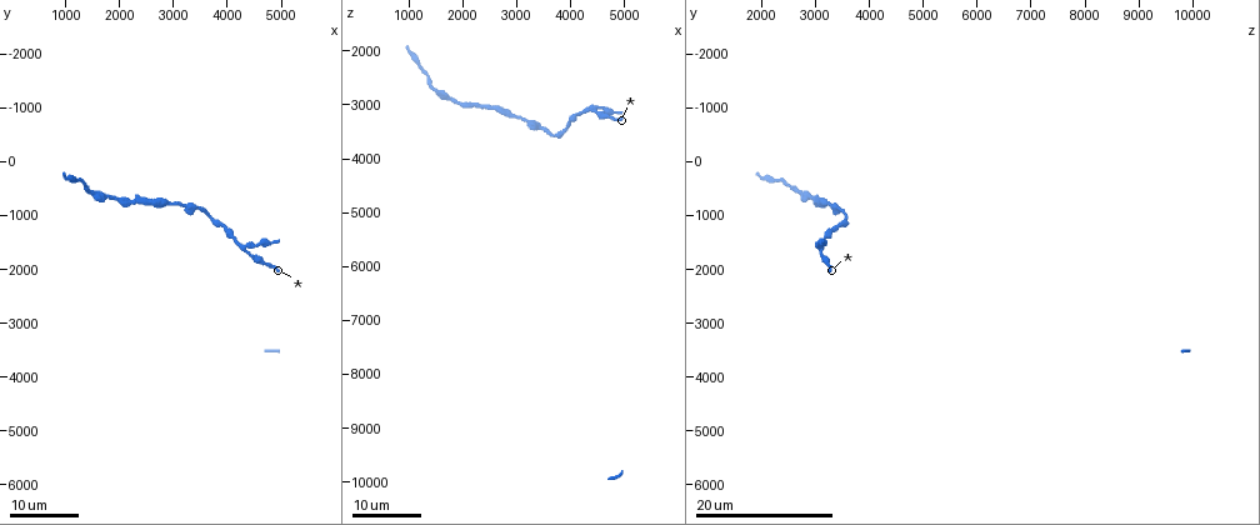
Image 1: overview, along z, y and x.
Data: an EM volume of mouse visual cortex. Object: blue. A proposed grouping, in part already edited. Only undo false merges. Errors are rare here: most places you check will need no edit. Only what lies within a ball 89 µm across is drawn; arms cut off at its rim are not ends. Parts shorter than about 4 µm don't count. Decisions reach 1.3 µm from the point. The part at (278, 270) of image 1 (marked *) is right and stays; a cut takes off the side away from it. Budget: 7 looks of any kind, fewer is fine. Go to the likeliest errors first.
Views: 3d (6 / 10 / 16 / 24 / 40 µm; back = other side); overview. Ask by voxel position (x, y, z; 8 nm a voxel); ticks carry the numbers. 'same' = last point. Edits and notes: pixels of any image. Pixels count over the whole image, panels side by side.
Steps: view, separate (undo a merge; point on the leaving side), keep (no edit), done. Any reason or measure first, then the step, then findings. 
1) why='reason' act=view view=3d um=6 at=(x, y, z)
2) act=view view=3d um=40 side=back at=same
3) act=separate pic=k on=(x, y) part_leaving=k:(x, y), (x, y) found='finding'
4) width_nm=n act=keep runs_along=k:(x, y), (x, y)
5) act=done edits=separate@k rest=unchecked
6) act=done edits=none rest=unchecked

act=view view=3d um=16 at=(4350, 1550, 3050)

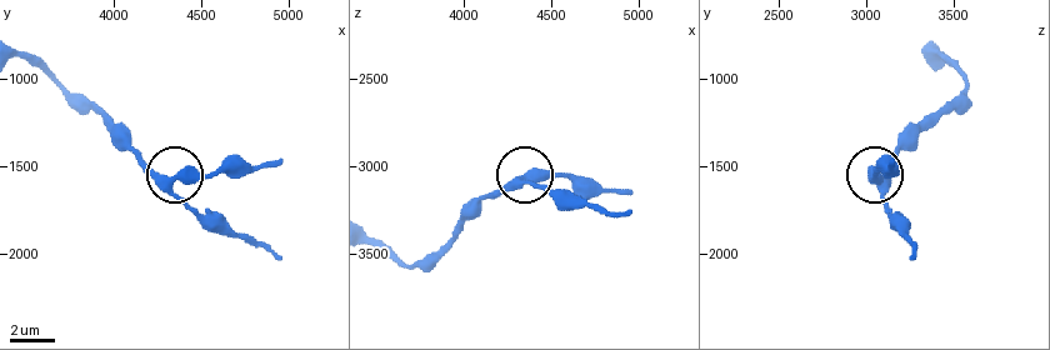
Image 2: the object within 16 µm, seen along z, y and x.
act=view view=3d um=10 at=same

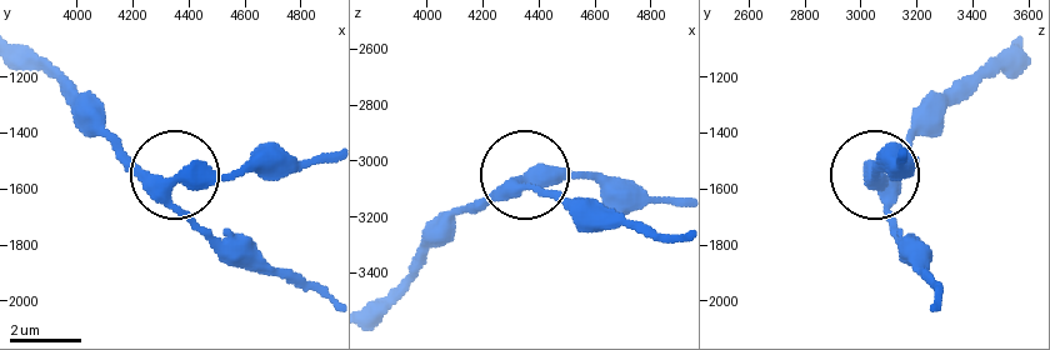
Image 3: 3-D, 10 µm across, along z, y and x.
arms=3 act=keep runs_along=3:(675, 239), (585, 221), (523, 185), (531, 170), (626, 180) found='continuous, no second neuron'

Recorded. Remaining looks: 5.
why='thick turns thin' act=view view=3d um=16 at=(4750, 1900, 3200)

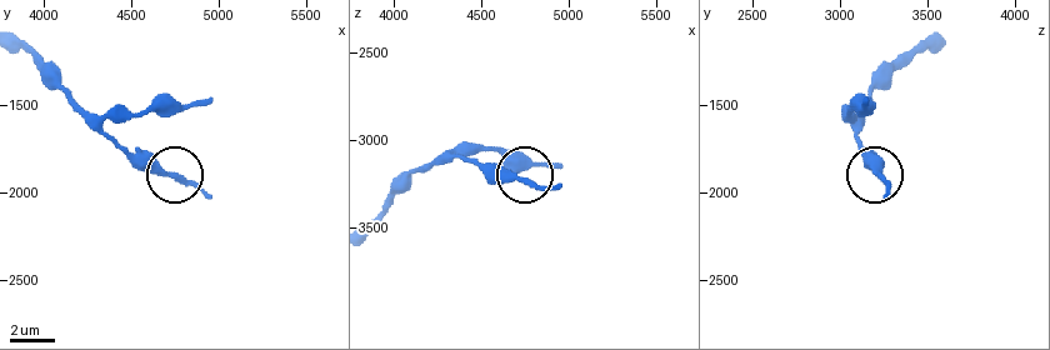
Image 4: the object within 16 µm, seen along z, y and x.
act=view view=3d um=6 at=(4760, 1900, 3260)

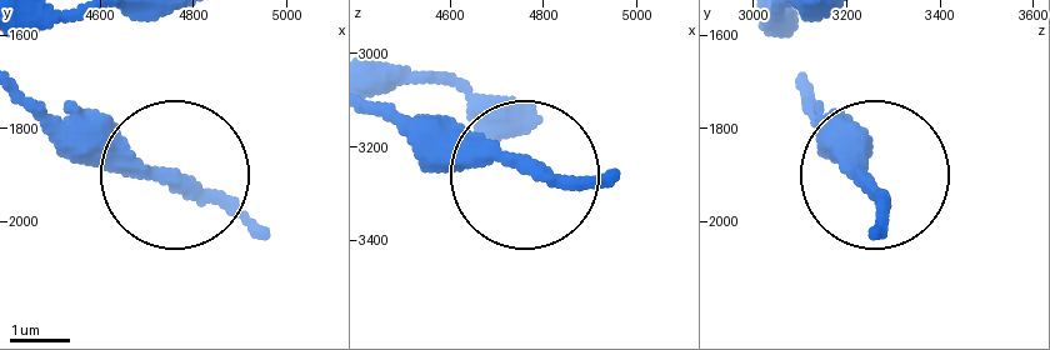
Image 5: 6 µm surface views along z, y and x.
act=keep runs_along=5:(258, 233), (174, 178), (99, 168), (59, 133) found='one neuron here'

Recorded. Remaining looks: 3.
why='sudden change in width' act=view view=3d um=16 at=(1700, 650, 2850)

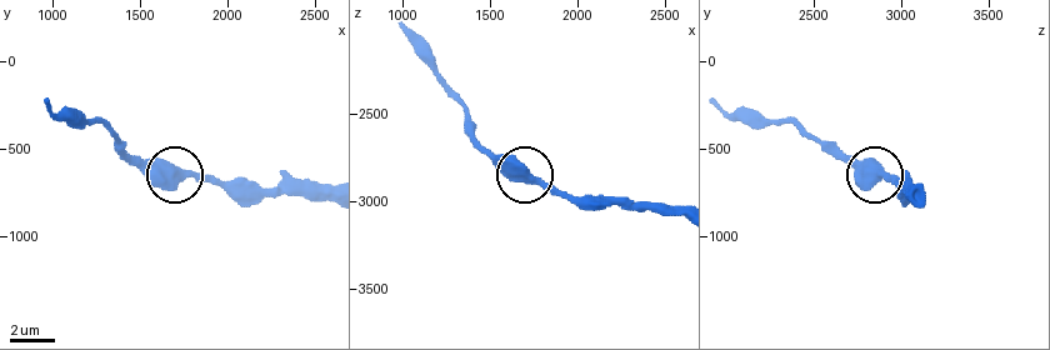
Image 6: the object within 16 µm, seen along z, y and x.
act=view view=3d um=10 at=(1720, 640, 2880)

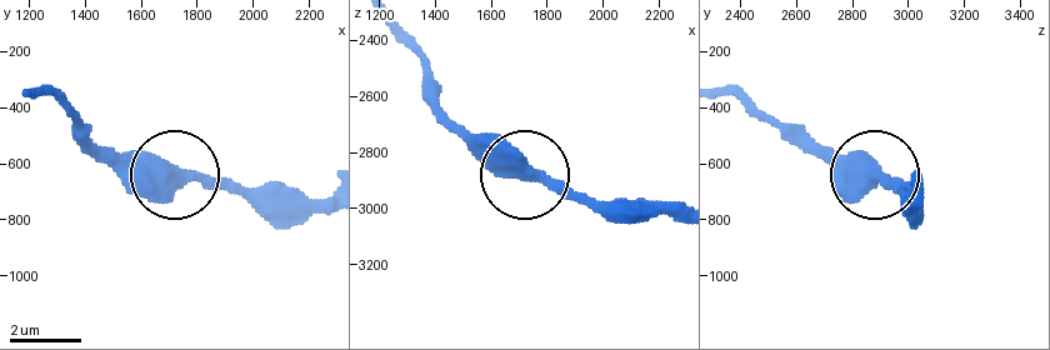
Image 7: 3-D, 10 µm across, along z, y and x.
act=keep runs_along=7:(676, 218), (560, 198), (498, 164), (455, 123) found='one neuron here'

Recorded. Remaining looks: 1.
act=done edits=none rest=unchecked

